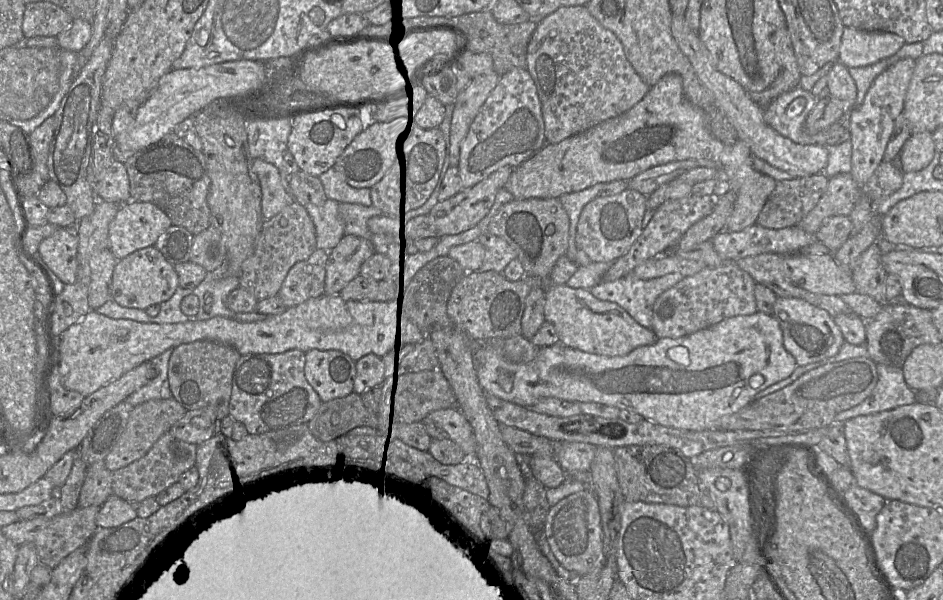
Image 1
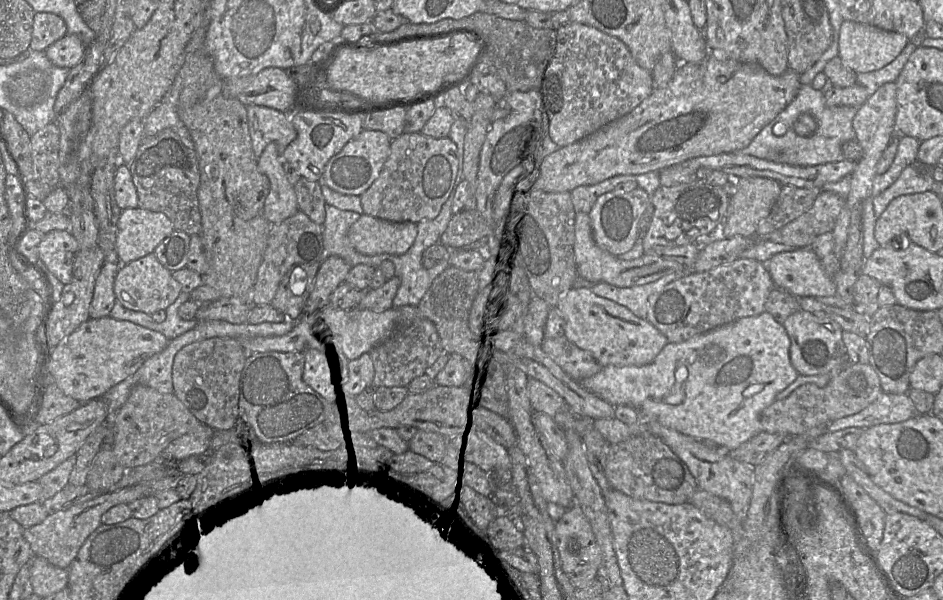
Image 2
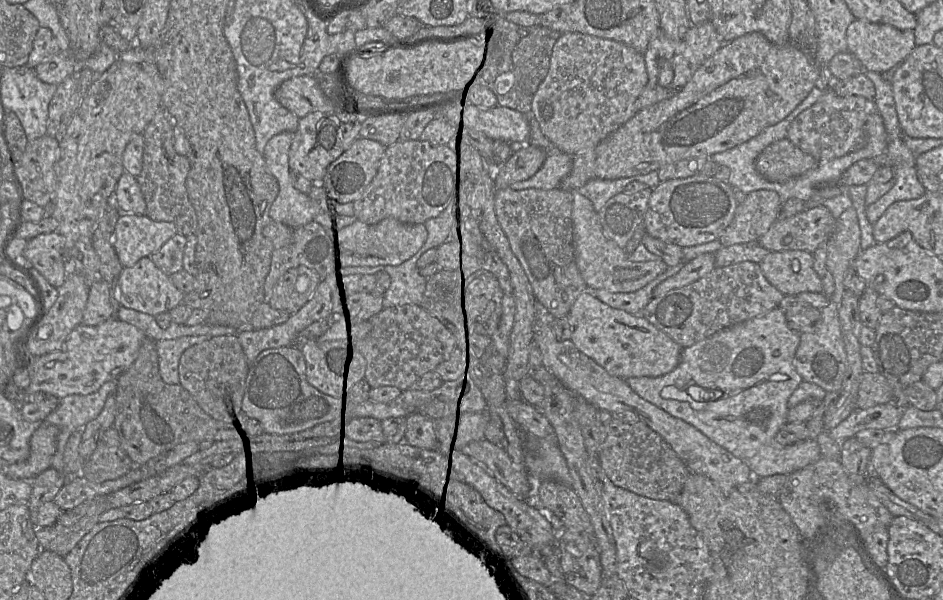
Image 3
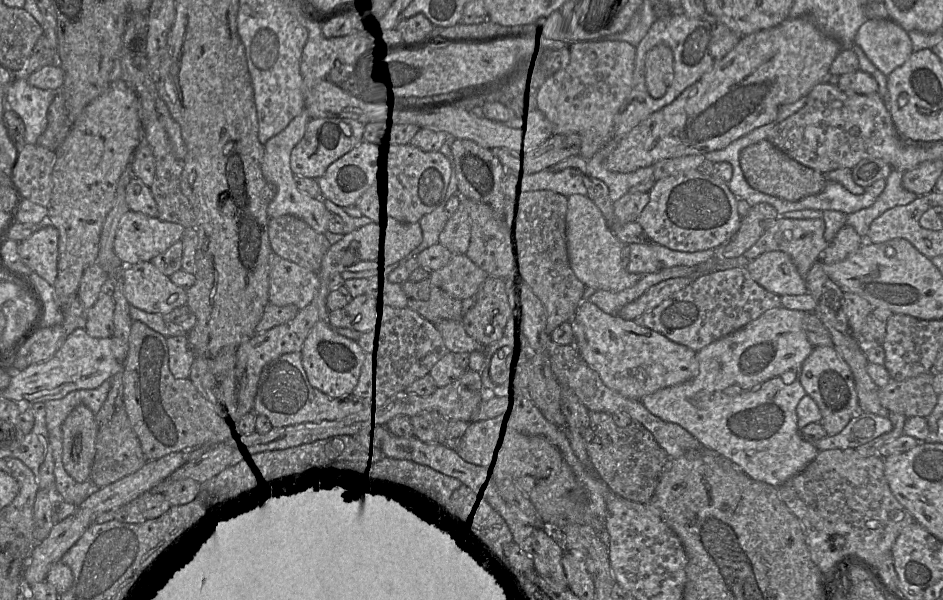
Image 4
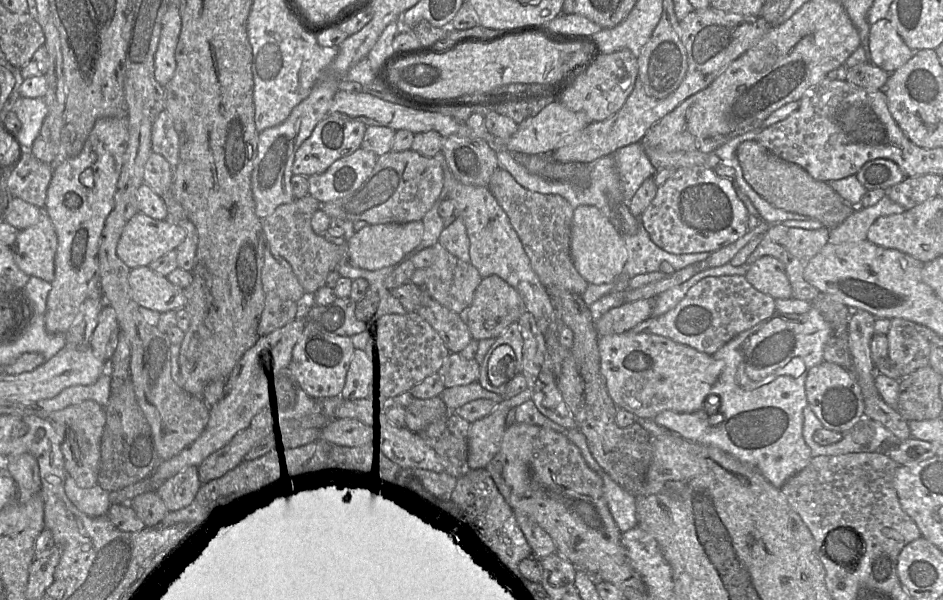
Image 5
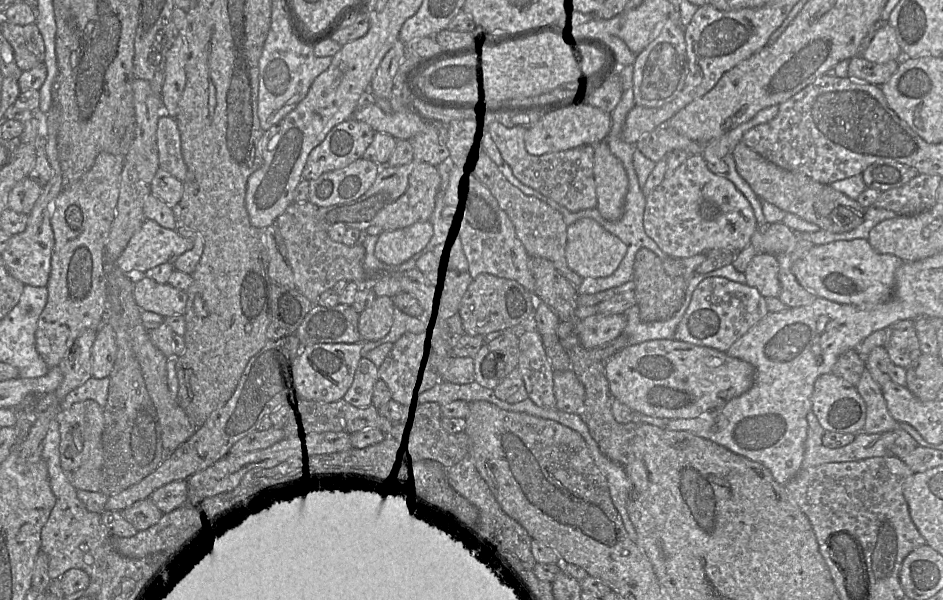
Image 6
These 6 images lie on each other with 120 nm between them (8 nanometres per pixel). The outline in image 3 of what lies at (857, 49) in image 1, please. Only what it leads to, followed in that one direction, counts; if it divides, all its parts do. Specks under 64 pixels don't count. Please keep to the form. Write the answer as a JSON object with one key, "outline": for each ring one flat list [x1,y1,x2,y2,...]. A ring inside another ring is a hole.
{"outline":[[856,19,849,25,846,37,848,51,858,58,864,69,878,73,901,65,916,47,913,30,901,30,888,24,862,19]]}

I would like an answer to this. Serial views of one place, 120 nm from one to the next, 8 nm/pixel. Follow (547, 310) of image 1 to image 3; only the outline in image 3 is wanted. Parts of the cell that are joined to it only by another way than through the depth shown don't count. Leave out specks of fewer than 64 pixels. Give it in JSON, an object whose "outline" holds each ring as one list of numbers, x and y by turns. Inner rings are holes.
{"outline":[[587,291,582,292,568,315,571,341,583,354,603,367,611,376,624,380,631,377,658,377,672,371,680,362,683,347,656,328,641,314,615,309]]}

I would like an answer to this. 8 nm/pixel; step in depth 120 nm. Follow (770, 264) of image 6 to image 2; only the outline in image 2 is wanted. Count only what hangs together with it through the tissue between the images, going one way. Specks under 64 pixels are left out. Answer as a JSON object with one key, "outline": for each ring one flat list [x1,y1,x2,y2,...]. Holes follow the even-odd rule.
{"outline":[[797,248,774,254,765,263,774,285,795,297,826,297,836,294,836,284,824,271,815,252]]}

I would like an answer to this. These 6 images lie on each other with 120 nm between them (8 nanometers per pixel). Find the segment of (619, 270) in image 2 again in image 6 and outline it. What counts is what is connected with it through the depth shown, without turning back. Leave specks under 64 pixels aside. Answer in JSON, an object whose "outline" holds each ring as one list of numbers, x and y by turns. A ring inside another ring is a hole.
{"outline":[[582,218,568,226,566,260,568,267,584,278,608,277,613,274,627,253,627,246,591,218]]}

